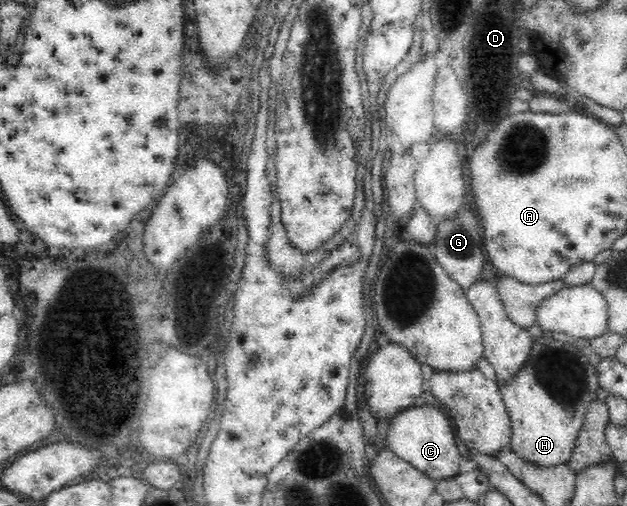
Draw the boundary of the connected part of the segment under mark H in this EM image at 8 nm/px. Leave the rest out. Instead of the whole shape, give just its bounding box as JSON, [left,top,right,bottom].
[499,335,598,468]

